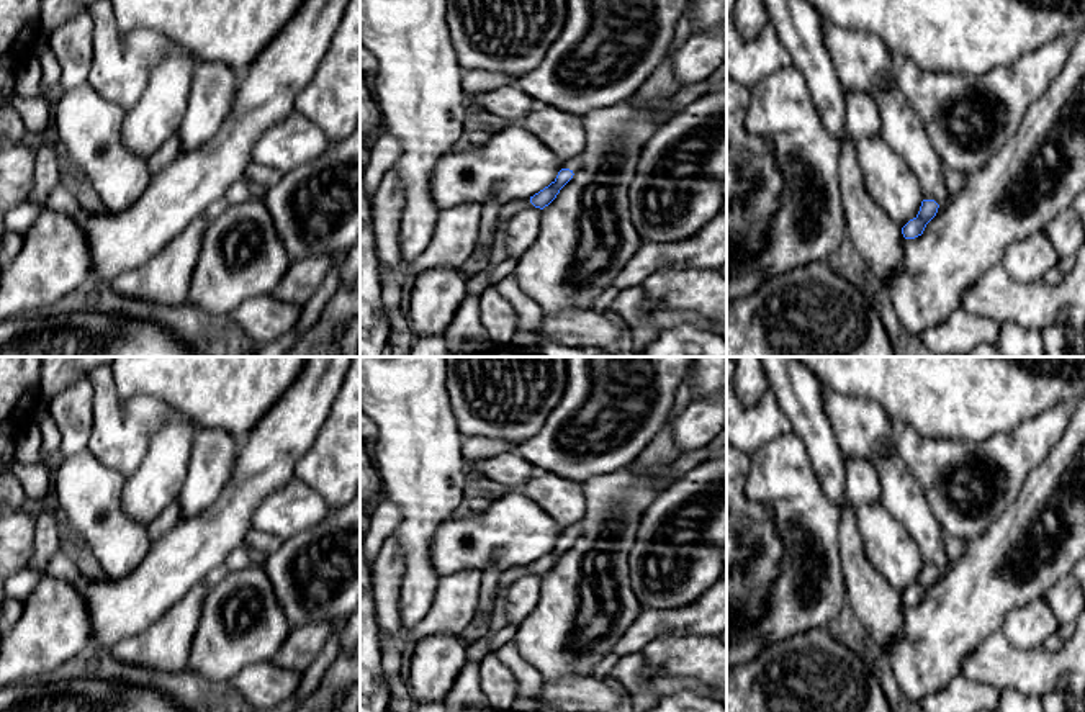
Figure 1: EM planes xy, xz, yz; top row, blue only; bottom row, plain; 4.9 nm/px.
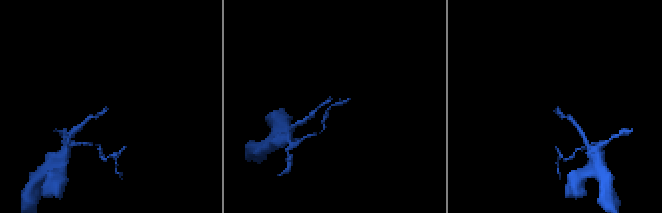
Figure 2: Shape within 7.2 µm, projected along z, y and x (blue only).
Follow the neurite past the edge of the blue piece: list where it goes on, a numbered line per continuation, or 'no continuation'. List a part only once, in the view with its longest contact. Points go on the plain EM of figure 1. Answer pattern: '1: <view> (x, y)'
1: xz (575, 529)

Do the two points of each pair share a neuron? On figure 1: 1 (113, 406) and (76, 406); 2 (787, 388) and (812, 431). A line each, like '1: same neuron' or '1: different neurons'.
1: different neurons
2: same neuron

